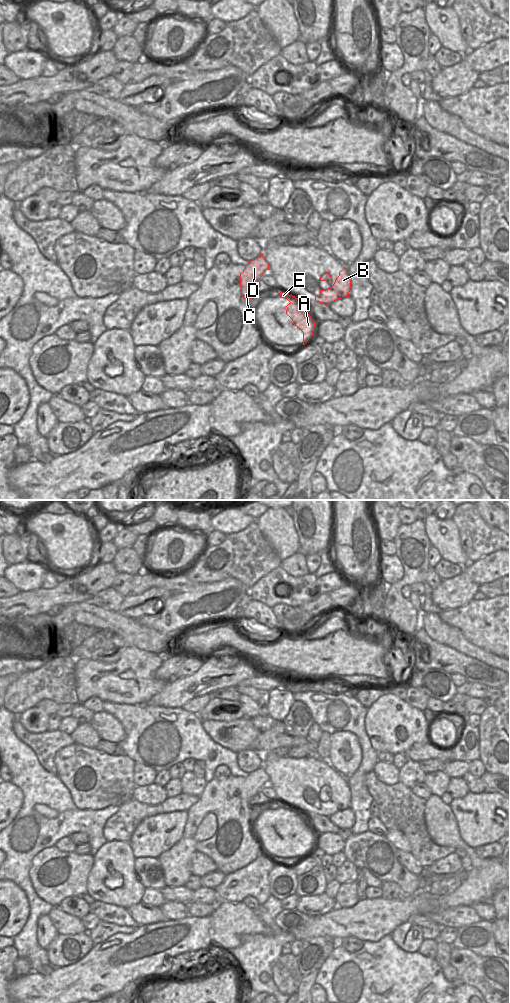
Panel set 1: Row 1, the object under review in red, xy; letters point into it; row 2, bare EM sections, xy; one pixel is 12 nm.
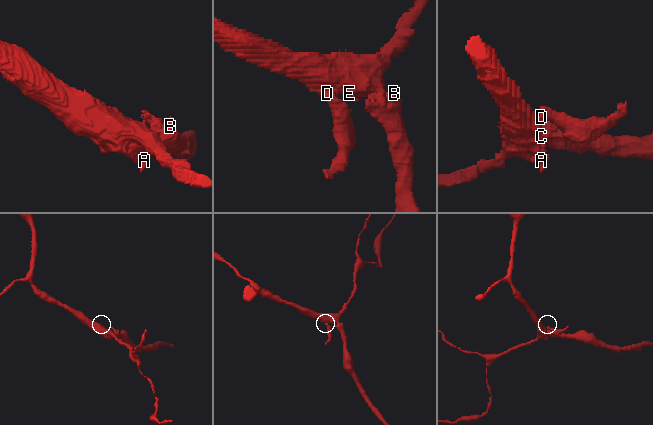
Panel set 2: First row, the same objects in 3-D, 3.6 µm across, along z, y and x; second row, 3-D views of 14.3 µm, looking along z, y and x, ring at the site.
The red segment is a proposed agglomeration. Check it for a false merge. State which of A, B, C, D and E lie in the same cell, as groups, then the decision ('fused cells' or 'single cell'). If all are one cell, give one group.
groups A B C E / D; fused cells

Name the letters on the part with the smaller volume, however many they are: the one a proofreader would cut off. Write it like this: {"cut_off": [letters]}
{"cut_off": ["D"]}

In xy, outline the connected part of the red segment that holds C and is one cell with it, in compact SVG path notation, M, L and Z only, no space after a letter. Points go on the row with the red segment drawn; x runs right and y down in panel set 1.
M240 273L240 287L241 287L241 296L244 299L252 299L252 295L249 292L248 287L248 276Z

